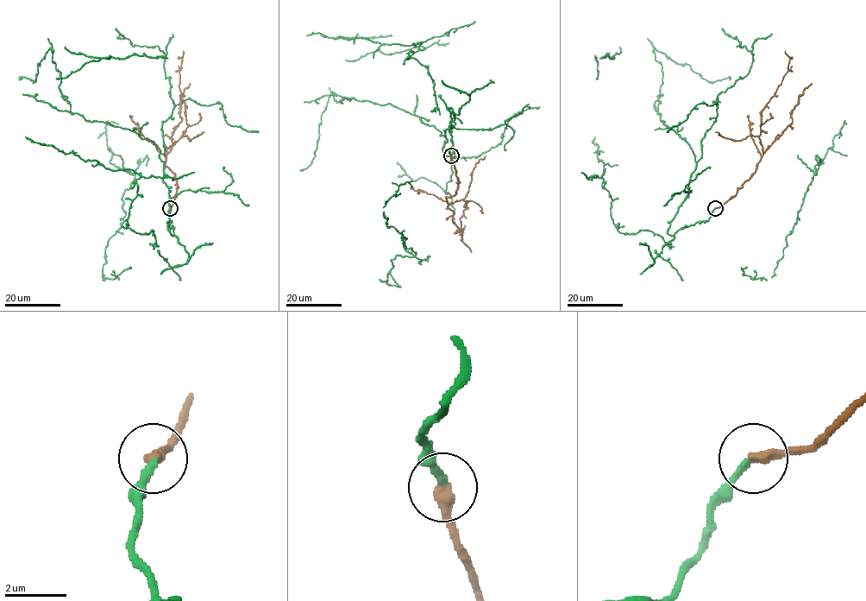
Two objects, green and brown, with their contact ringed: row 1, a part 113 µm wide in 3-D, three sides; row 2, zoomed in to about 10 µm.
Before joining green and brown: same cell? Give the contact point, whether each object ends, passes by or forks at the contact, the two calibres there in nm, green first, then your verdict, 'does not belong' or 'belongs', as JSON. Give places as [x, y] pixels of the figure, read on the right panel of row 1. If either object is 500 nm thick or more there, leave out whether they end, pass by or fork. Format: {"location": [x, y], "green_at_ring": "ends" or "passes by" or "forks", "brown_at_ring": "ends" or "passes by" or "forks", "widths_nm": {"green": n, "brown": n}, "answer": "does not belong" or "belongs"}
{"location": [715, 208], "green_at_ring": "ends", "brown_at_ring": "ends", "widths_nm": {"green": 240, "brown": 400}, "answer": "belongs"}

